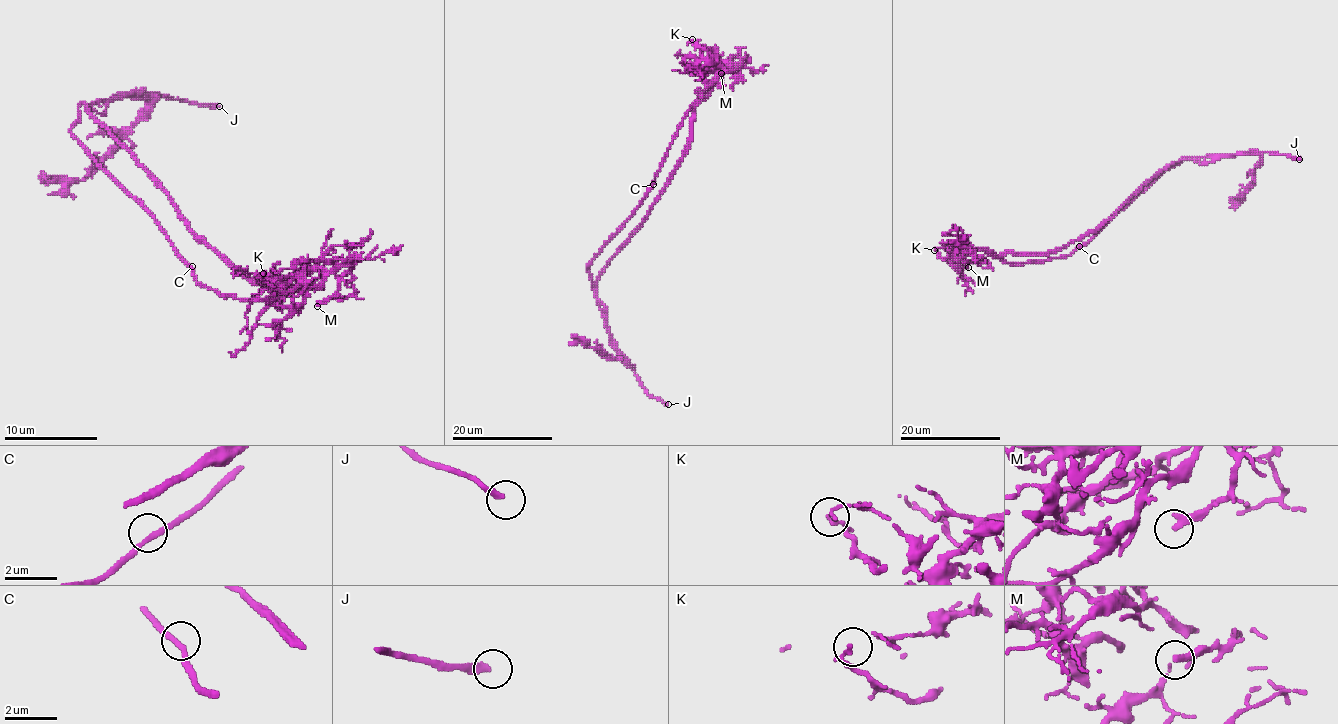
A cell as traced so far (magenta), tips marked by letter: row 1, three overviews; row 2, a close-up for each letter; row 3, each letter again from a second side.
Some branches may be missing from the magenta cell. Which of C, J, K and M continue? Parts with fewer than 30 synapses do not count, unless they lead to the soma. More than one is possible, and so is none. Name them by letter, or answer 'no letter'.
J

